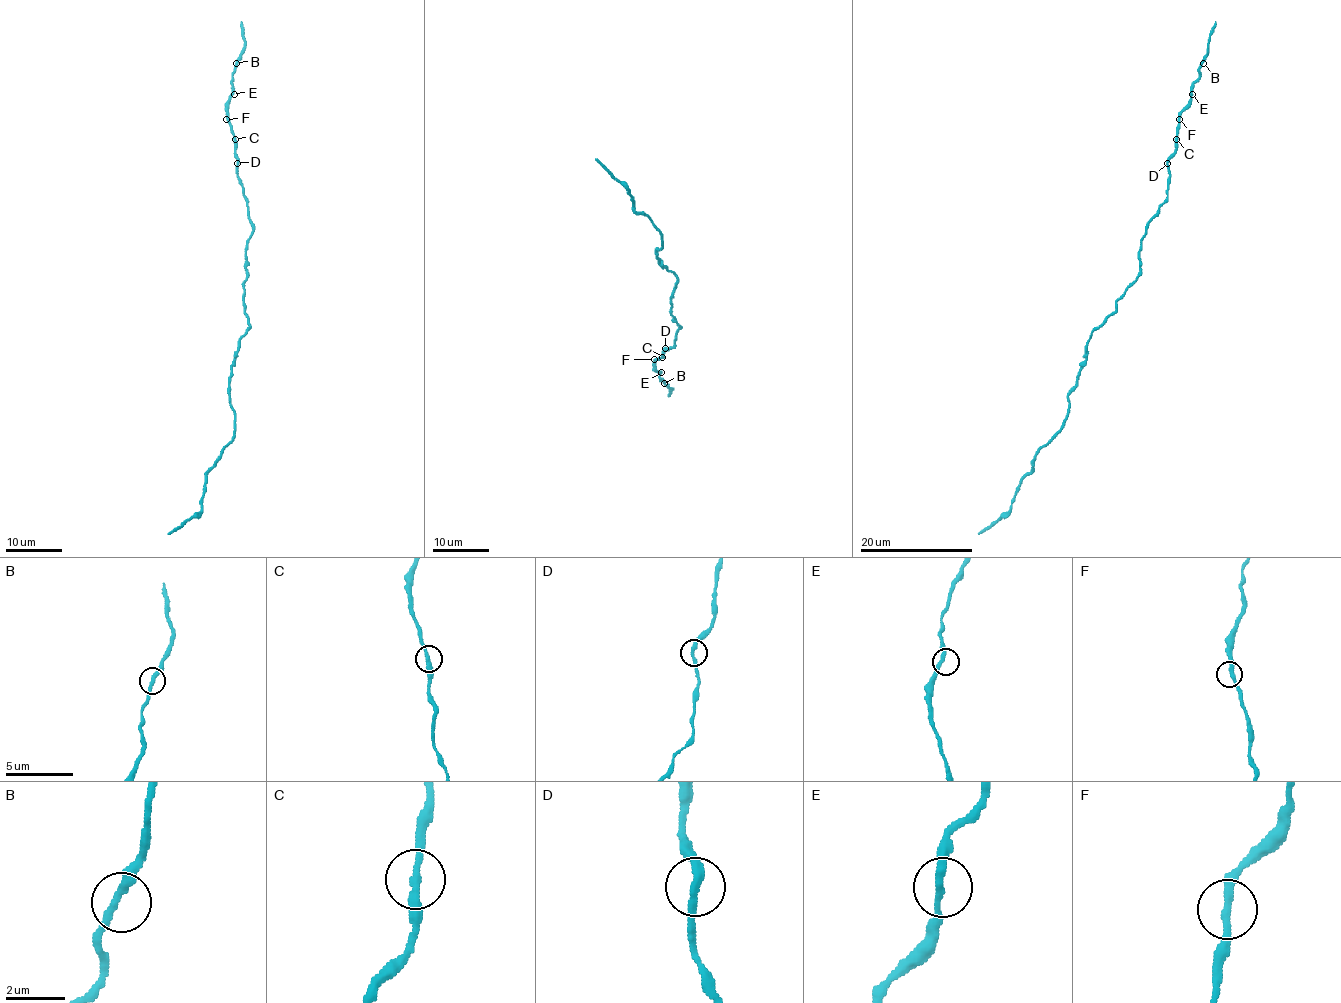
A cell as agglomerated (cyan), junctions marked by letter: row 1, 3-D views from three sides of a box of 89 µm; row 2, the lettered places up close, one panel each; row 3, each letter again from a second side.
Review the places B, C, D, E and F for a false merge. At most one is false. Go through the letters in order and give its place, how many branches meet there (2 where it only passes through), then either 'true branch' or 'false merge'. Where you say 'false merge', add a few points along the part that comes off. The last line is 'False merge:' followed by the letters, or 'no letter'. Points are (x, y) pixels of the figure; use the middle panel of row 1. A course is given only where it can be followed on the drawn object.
B: at (664, 383); 2 branches meet; true branch
C: at (662, 357); 2 branches meet; true branch
D: at (665, 348); 2 branches meet; true branch
E: at (661, 372); 2 branches meet; true branch
F: at (654, 359); 2 branches meet; true branch
False merge: no letter

